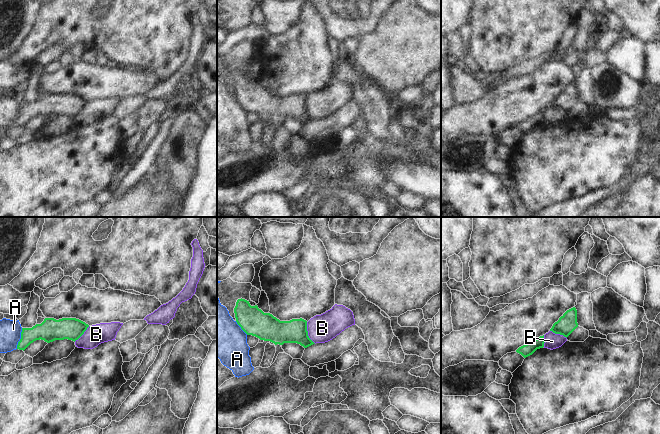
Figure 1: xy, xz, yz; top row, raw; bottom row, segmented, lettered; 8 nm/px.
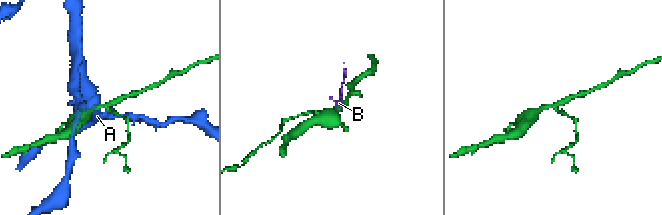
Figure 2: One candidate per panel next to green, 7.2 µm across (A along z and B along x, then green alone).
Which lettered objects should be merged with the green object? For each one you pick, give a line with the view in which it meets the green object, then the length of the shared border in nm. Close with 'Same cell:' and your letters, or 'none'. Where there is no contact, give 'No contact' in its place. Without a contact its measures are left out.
Same cell: none.

